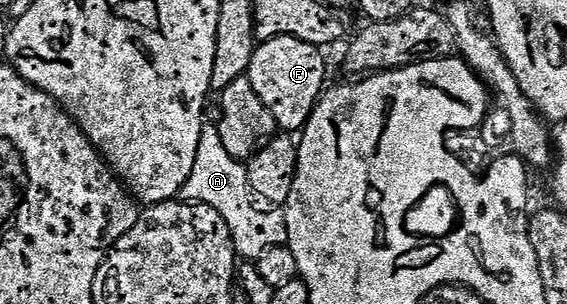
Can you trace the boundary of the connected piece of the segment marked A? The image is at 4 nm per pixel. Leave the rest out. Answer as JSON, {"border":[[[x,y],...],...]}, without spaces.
{"border":[[[206,126],[199,141],[199,157],[195,161],[195,173],[191,173],[191,181],[187,181],[180,198],[199,207],[215,209],[215,213],[219,213],[219,217],[227,221],[227,229],[231,229],[233,244],[242,260],[256,261],[271,249],[289,245],[289,230],[284,210],[277,209],[269,213],[273,215],[264,215],[260,211],[262,208],[255,202],[254,193],[249,187],[246,164],[237,163],[235,157],[227,153],[226,147],[223,146],[223,137],[216,126]]]}

